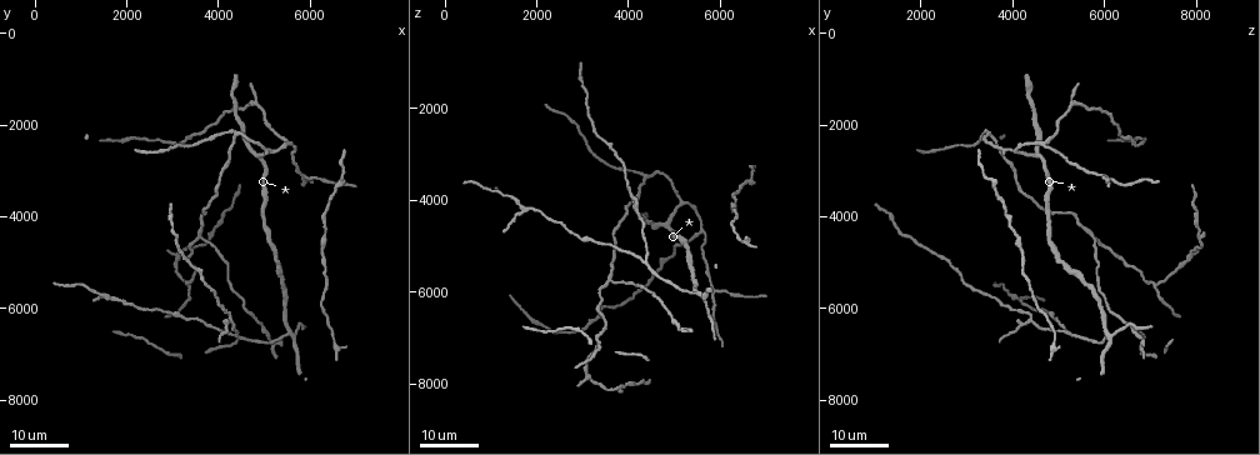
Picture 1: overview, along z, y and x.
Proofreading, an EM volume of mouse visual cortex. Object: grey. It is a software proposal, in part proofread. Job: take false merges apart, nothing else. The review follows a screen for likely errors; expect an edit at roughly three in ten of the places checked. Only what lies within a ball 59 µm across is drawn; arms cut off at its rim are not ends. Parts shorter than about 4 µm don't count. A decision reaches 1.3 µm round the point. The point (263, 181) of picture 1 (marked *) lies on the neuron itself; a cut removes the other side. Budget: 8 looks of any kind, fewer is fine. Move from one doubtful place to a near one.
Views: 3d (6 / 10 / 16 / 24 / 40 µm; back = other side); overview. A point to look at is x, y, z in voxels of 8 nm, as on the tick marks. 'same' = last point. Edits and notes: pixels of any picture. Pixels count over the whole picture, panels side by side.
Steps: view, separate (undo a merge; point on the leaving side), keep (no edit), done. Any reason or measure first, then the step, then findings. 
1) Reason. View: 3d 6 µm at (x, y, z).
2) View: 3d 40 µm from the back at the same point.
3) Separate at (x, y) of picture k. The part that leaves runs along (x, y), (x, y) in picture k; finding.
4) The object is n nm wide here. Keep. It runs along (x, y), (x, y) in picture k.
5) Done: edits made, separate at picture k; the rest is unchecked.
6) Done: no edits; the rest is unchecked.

Two arms in line, one across. View: 3d 16 µm at (3550, 4500, 5750).

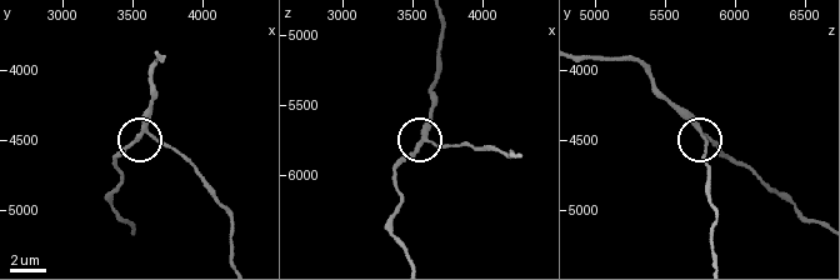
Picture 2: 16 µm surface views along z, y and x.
View: 3d 10 µm at (3600, 4440, 5760).

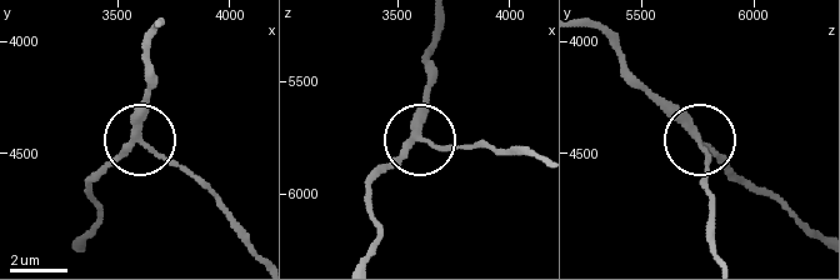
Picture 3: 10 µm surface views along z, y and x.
3 arms meet here. Keep. It runs along (586, 23), (699, 140), (709, 159), (709, 198) in picture 3; all the same neuron.

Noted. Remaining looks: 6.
A fork. View: 3d 16 µm at (5900, 3150, 5950).

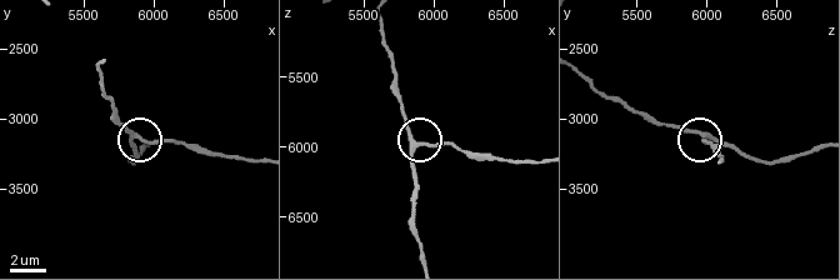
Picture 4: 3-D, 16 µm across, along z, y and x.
View: 3d 10 µm at (5880, 3140, 6000).

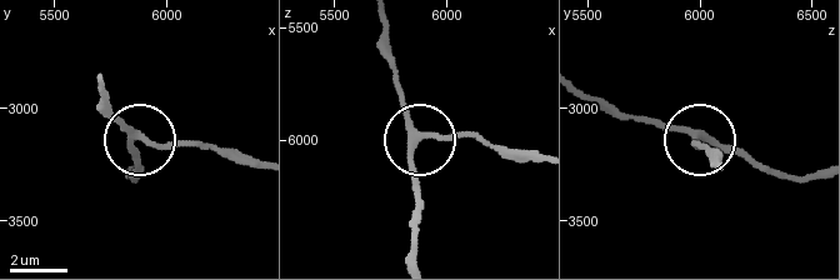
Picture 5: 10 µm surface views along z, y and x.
Keep. It runs along (583, 91), (626, 113), (684, 128), (705, 146) in picture 5; continuous, no second neuron.

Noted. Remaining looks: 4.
Side arm on a straight run. View: 3d 24 µm at (5550, 2400, 4650).

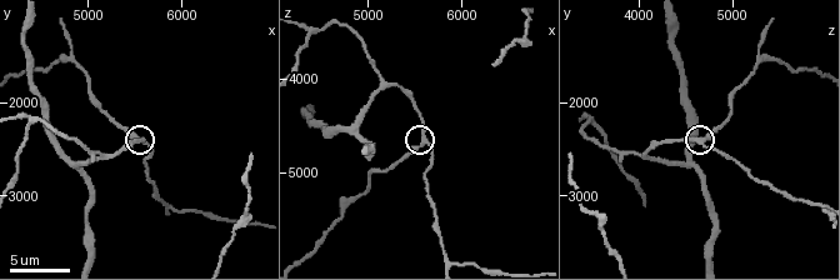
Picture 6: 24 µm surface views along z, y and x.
View: 3d 6 µm at (5600, 2400, 4700).

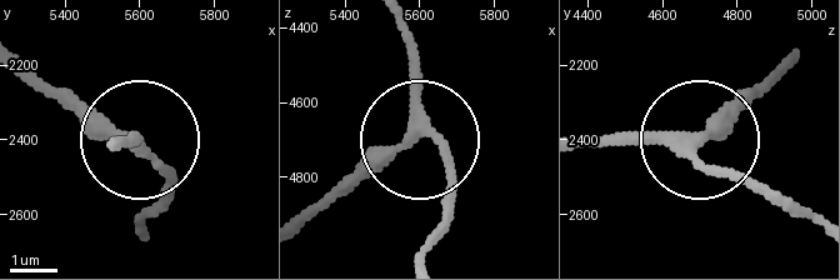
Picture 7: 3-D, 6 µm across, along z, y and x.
View: 3d 6 µm from the back at (5610, 2420, 4670).

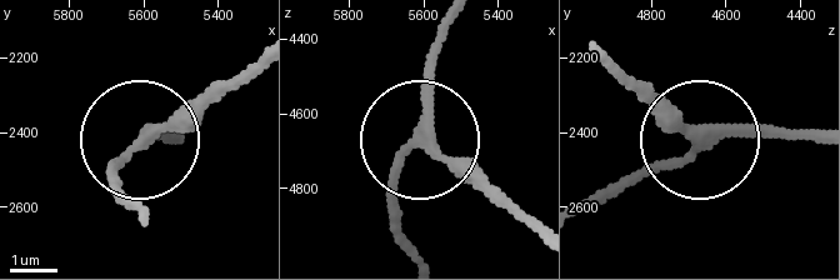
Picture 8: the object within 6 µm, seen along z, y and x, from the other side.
Keep. It runs along (453, 24), (429, 71), (425, 131), (394, 191), (394, 235) in picture 8; one neuron here.

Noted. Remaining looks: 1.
Done: no edits; the rest is unchecked.

